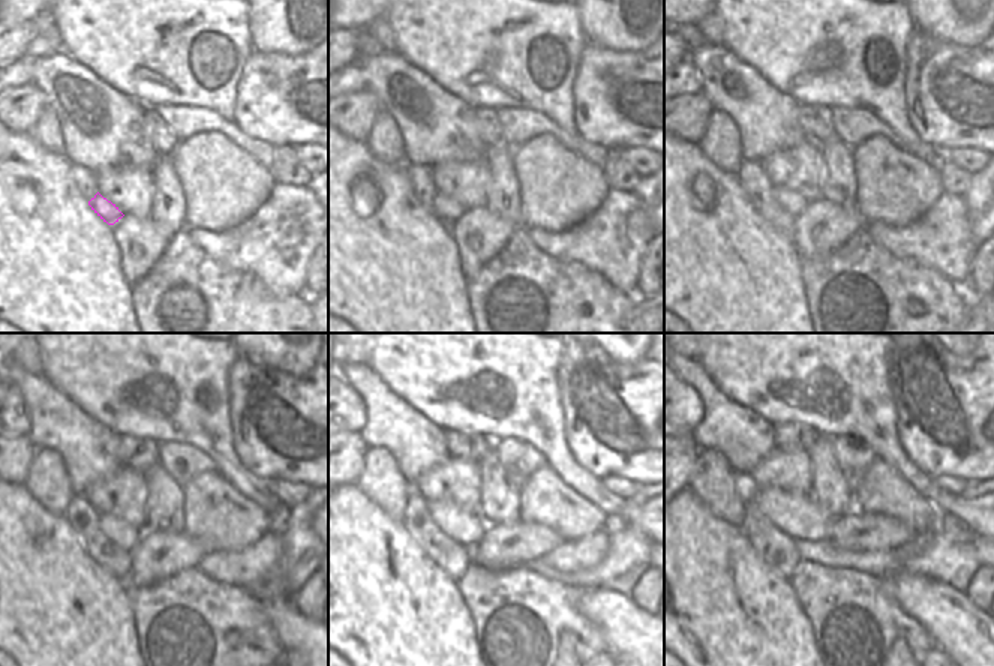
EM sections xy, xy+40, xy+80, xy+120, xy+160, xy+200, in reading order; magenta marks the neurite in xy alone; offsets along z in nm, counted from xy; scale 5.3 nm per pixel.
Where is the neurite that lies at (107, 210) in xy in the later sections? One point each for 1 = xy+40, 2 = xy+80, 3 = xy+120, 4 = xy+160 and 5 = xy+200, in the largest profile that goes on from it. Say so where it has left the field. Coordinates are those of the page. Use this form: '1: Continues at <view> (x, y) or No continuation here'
1: Continues at xy+40 (444, 207)
2: Continues at xy+80 (792, 201)
3: Continues at xy+120 (125, 536)
4: Continues at xy+160 (465, 528)
5: Continues at xy+200 (799, 516)

